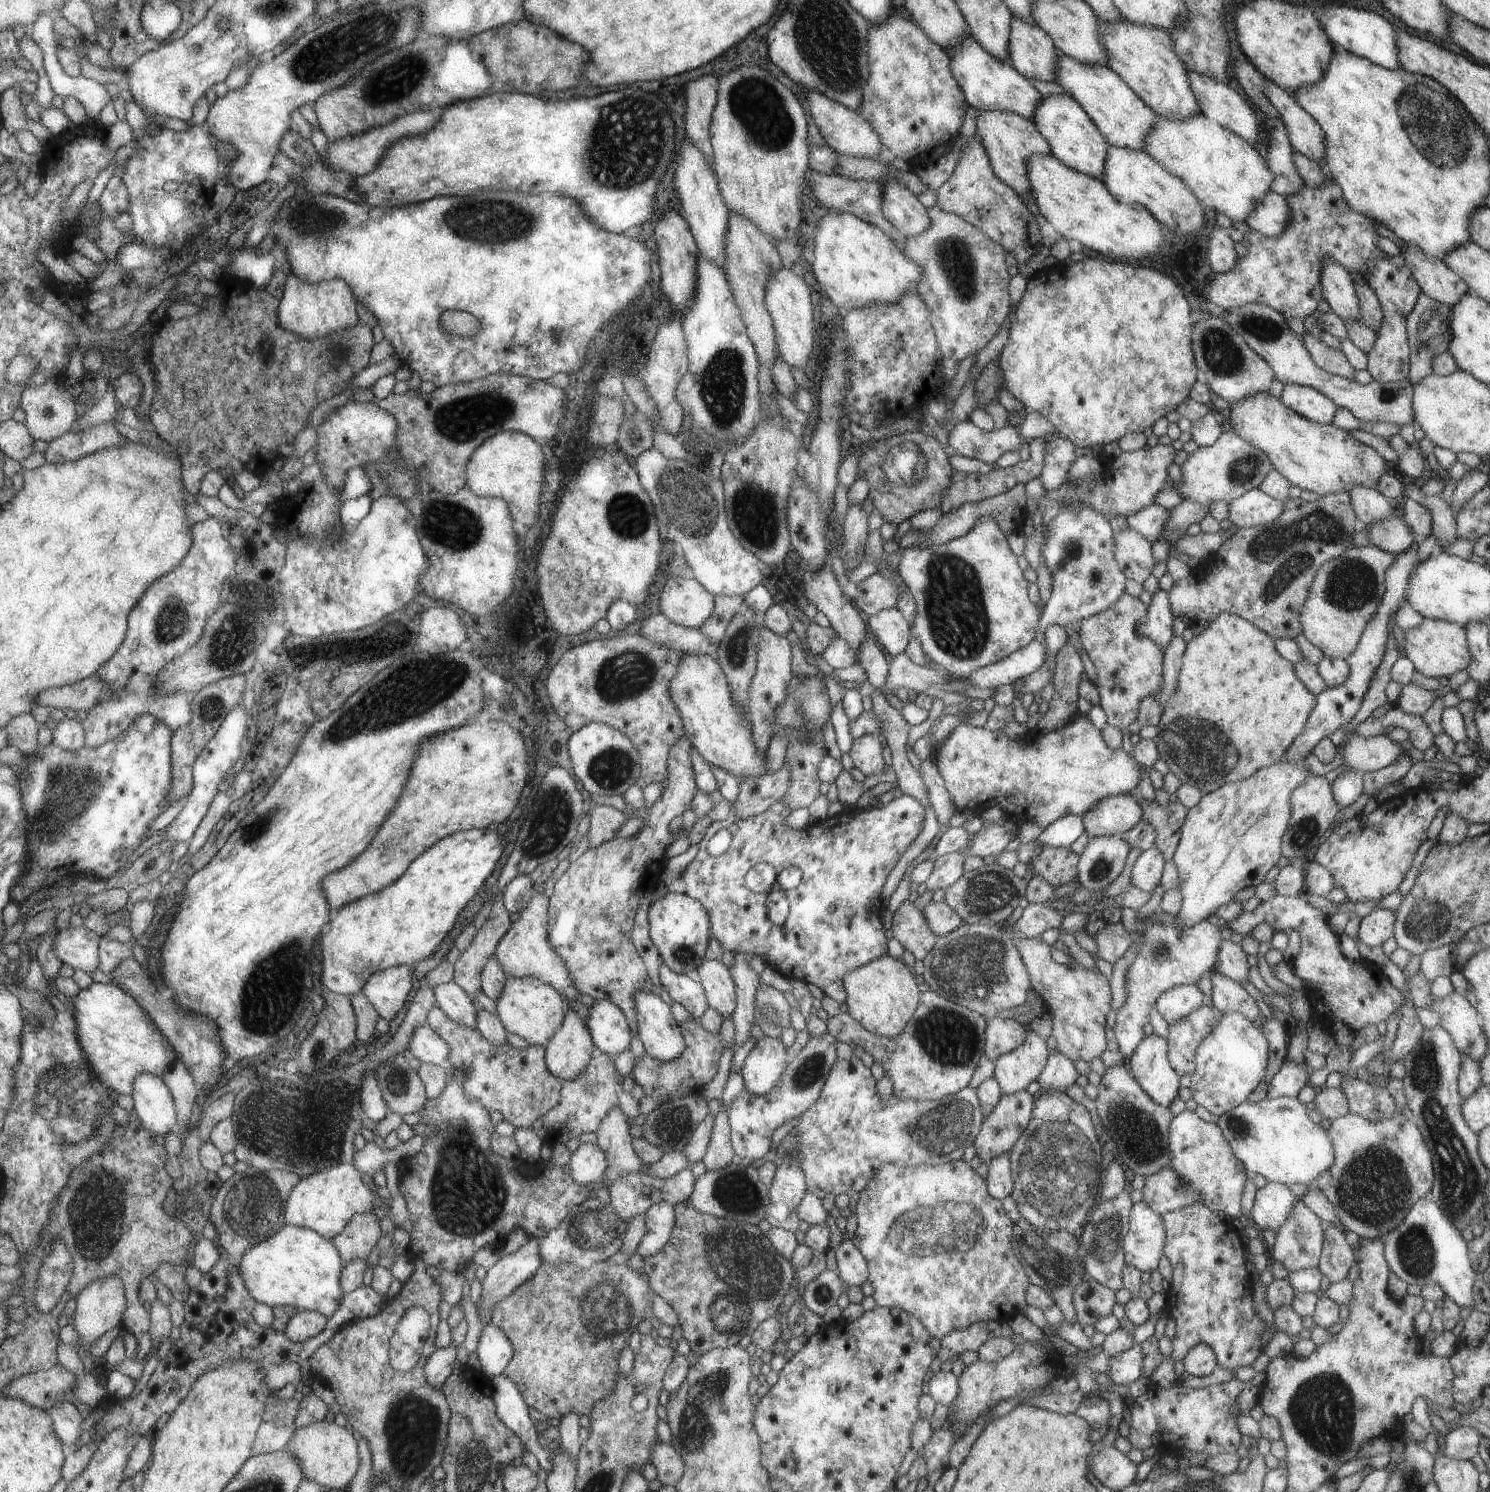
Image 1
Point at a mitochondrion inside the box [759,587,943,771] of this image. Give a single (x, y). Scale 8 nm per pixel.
(806, 727)

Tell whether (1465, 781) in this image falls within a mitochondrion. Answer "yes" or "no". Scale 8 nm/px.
no

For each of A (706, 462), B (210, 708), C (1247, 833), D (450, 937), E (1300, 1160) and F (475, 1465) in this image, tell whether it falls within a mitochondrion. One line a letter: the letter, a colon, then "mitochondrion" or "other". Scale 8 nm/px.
A: mitochondrion
B: mitochondrion
C: mitochondrion
D: other
E: other
F: mitochondrion

